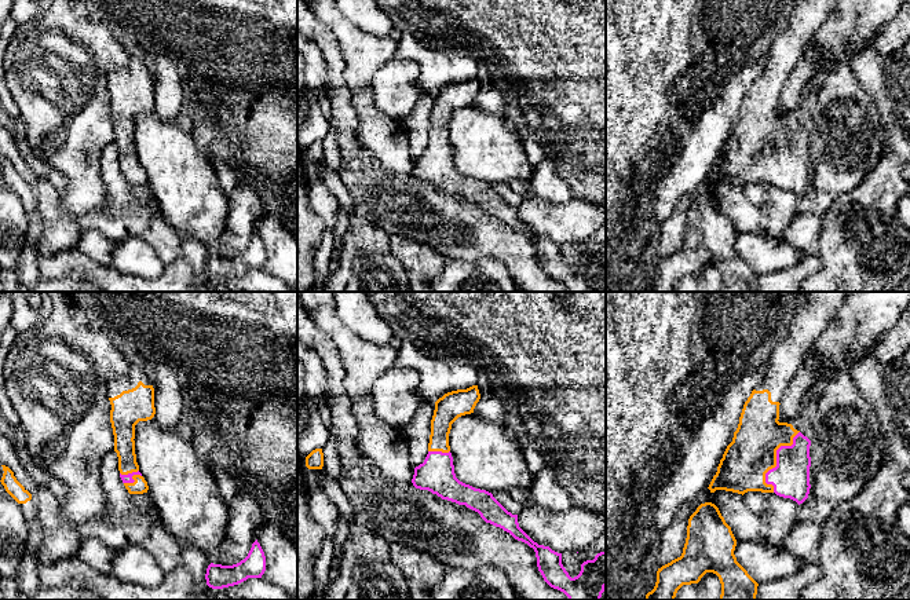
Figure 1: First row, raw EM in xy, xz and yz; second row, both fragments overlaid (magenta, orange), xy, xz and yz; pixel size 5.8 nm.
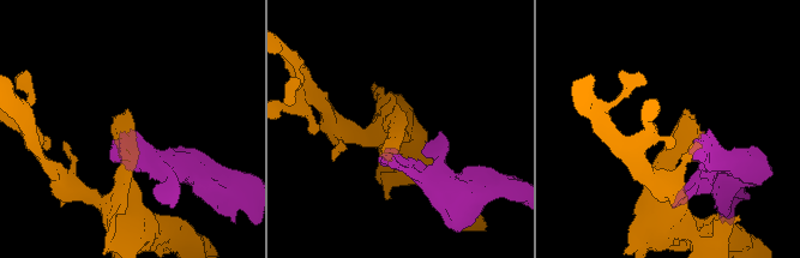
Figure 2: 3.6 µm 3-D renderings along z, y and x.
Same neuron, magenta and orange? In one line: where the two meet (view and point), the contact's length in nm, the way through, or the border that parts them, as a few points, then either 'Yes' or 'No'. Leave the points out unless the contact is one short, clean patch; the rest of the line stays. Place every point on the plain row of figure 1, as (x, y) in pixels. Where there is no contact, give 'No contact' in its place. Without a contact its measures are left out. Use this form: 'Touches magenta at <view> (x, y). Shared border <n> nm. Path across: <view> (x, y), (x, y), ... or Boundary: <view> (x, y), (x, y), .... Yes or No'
Touches magenta at yz (777, 152). Shared border 400 nm. Path across: yz (790, 169), (777, 152), (752, 145). Yes

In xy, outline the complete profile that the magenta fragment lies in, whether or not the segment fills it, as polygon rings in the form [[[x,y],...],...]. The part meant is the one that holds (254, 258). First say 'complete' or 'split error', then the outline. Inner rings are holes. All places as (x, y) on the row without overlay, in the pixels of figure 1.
complete | [[[257,234],[252,235],[248,248],[237,256],[222,257],[211,255],[207,260],[207,277],[212,281],[223,281],[238,277],[248,270],[262,270],[266,263],[266,248]]]

